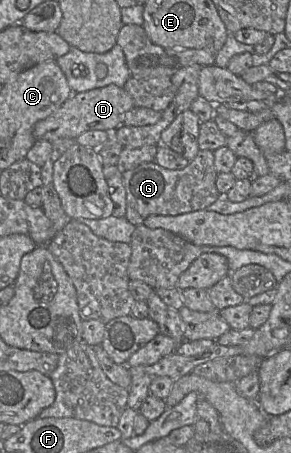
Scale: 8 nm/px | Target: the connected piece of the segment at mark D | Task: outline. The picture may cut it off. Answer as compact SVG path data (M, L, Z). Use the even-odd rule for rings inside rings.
M114 84L73 93L58 110L34 125L33 135L36 140L54 141L59 138L76 139L82 133L90 130L114 132L123 125L126 112L134 107L134 101L126 90Z

